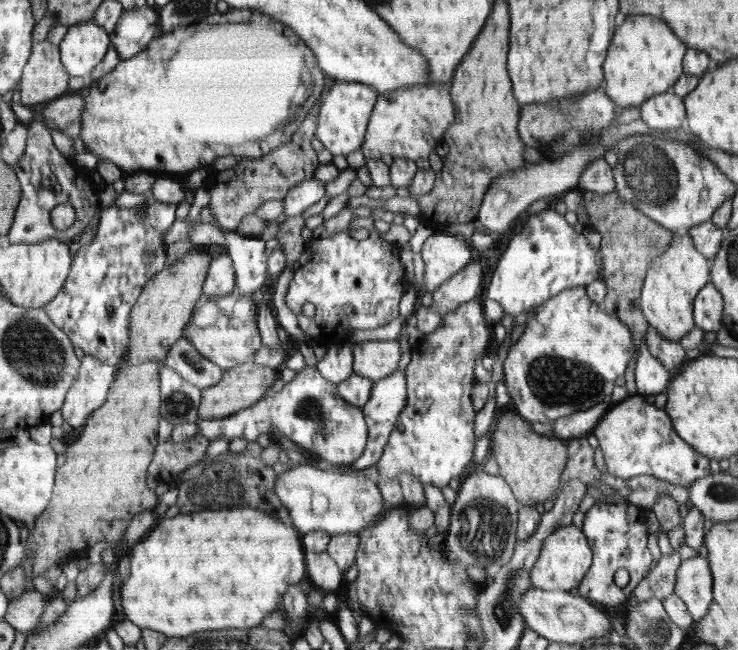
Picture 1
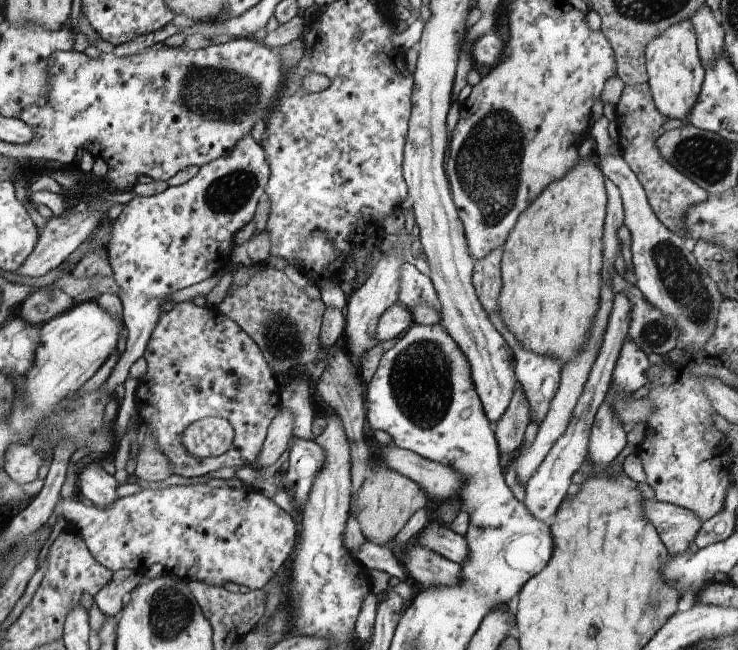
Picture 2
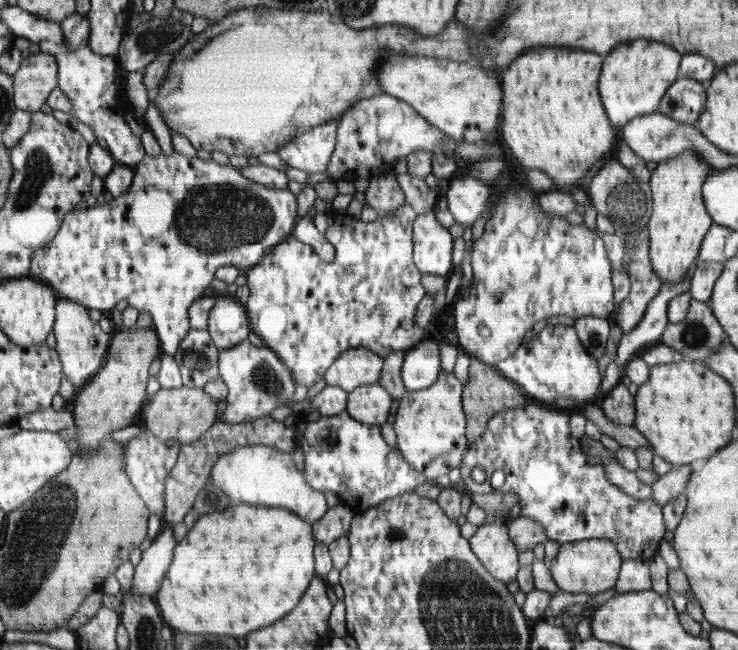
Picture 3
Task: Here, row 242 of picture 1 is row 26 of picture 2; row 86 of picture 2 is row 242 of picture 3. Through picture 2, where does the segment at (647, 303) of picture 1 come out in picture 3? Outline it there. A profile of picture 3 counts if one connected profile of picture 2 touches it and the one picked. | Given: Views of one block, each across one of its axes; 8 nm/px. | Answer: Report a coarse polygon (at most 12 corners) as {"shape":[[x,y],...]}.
{"shape":[[686,150],[650,174],[645,227],[663,284],[683,281],[713,223],[712,170]]}

